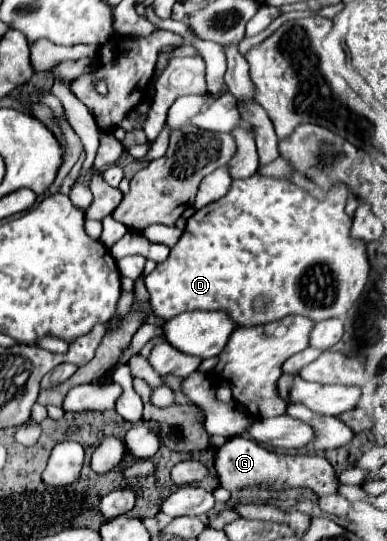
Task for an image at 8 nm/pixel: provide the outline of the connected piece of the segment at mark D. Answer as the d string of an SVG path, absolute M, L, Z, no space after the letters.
M259 173L231 183L227 195L187 219L179 243L165 263L144 278L154 314L167 321L183 311L225 311L239 327L279 321L287 315L303 315L311 321L345 317L361 295L369 261L365 243L349 237L351 217L345 215L347 187L337 185L325 201L313 199L291 181L269 179Z

